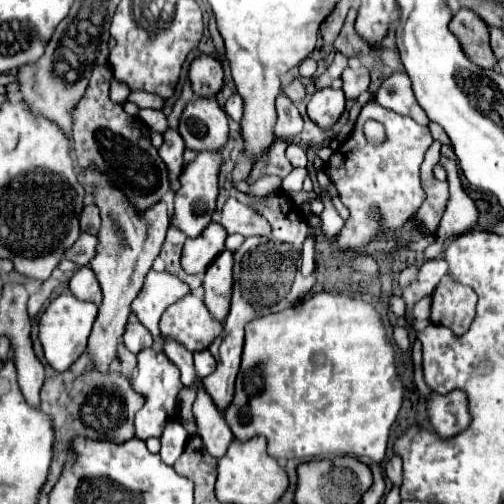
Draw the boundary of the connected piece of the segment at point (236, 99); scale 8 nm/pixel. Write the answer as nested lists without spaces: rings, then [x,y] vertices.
[[[236,93],[236,95],[232,95],[228,101],[226,101],[226,113],[234,119],[234,121],[242,121],[242,115],[244,115],[244,101],[242,101],[242,97]]]

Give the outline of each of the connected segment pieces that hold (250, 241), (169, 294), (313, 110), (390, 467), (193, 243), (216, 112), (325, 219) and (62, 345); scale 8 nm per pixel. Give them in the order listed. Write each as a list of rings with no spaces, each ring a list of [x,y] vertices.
[[[276,189],[262,199],[264,203],[250,203],[250,207],[268,219],[272,233],[270,237],[246,237],[244,243],[234,251],[234,287],[230,313],[224,321],[222,335],[208,349],[216,359],[216,371],[204,379],[204,389],[210,393],[220,411],[230,405],[234,395],[234,379],[238,375],[240,353],[244,345],[244,325],[256,317],[278,313],[300,303],[314,285],[314,279],[304,279],[300,273],[302,243],[310,233],[300,207],[290,201],[282,189]]]
[[[150,271],[146,275],[146,281],[142,285],[140,295],[132,301],[132,313],[138,317],[138,321],[152,331],[158,351],[164,349],[164,341],[160,337],[158,321],[168,305],[182,299],[186,293],[190,293],[190,287],[182,283],[178,277],[170,273],[156,273]]]
[[[318,89],[308,101],[308,117],[320,127],[332,127],[344,113],[344,91],[340,89]]]
[[[391,460],[385,464],[386,477],[395,485],[401,486],[402,484],[402,460]]]
[[[210,223],[200,237],[186,239],[182,249],[182,267],[186,273],[204,275],[208,265],[224,251],[228,233],[220,223]]]
[[[216,97],[192,99],[180,117],[180,135],[186,149],[222,149],[228,139],[228,115],[220,109]]]
[[[322,193],[322,199],[324,199],[324,211],[322,211],[322,215],[320,215],[320,219],[322,219],[322,235],[324,235],[326,239],[332,239],[332,237],[336,237],[336,233],[342,229],[344,221],[342,221],[342,217],[336,213],[336,209],[332,207],[330,195],[328,195],[328,193]]]
[[[62,293],[48,305],[38,327],[40,327],[40,341],[44,343],[46,361],[54,371],[66,371],[84,353],[96,313],[98,313],[96,305],[78,301],[72,293]]]

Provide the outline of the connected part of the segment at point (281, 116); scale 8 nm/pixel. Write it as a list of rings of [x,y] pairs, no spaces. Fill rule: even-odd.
[[[280,93],[280,97],[276,99],[276,107],[278,107],[278,121],[274,126],[276,135],[294,136],[303,129],[303,119],[298,113],[298,109],[294,107],[294,103]]]

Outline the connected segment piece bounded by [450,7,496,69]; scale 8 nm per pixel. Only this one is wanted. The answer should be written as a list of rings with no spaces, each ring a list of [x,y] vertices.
[[[460,9],[452,21],[450,21],[450,31],[458,37],[462,43],[464,53],[468,59],[482,67],[482,69],[494,69],[496,67],[496,57],[490,49],[488,41],[488,25],[470,9]]]

